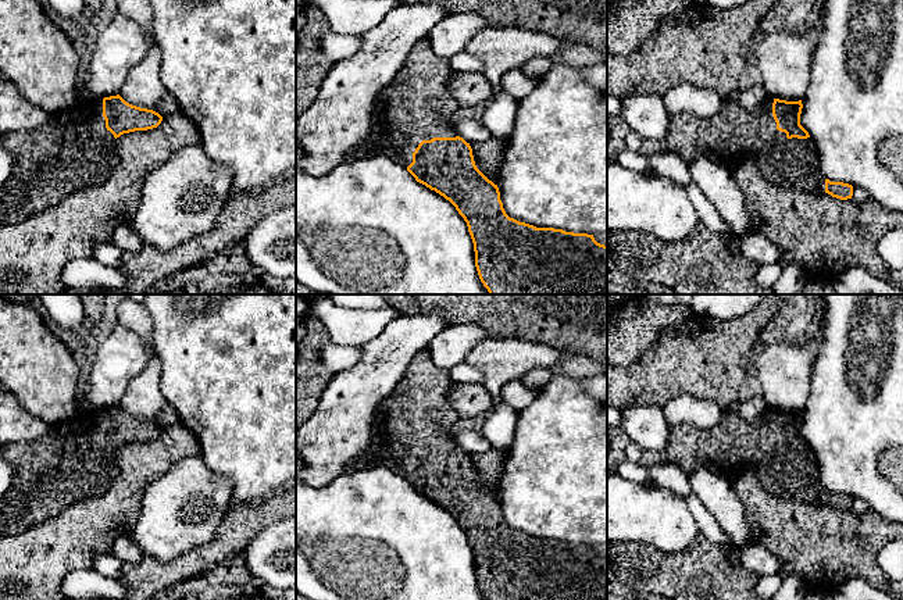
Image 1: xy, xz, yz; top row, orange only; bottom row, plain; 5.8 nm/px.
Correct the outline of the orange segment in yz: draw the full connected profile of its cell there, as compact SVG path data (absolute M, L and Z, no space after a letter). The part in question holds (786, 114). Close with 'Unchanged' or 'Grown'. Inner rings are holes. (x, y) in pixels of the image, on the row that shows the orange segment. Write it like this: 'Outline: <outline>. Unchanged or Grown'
Outline: M735 94L722 100L721 110L711 117L690 112L677 112L670 117L668 133L661 140L642 140L639 153L653 156L674 151L689 165L697 156L724 165L731 174L749 158L754 158L763 175L775 185L813 193L828 193L847 200L853 196L853 186L825 179L820 169L820 158L814 140L800 125L802 100L786 101L768 97L756 108L742 107Z. Grown

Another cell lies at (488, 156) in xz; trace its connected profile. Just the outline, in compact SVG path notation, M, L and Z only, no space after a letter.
M492 138L488 142L471 143L477 168L495 185L499 181L499 171L503 160L504 142Z

